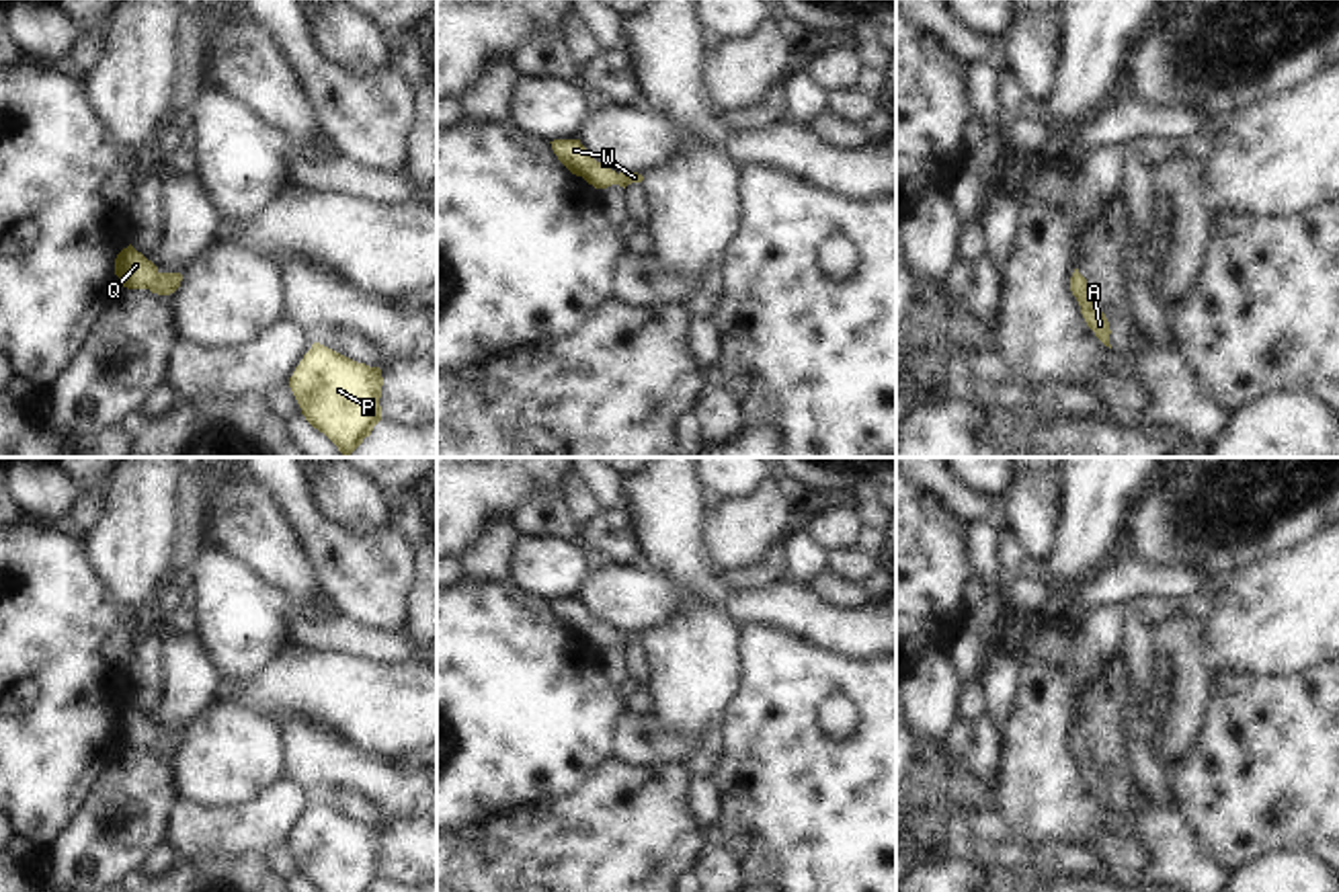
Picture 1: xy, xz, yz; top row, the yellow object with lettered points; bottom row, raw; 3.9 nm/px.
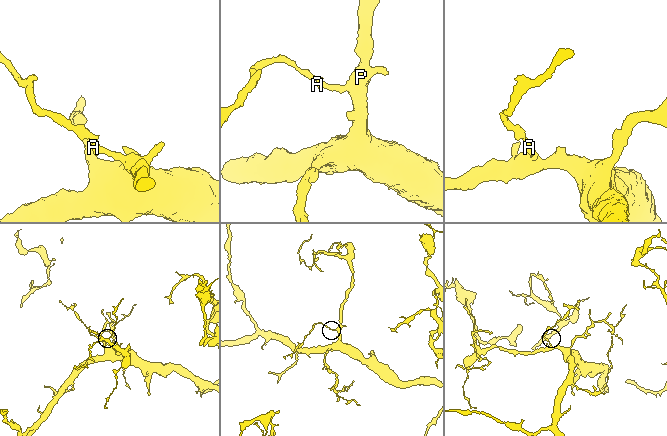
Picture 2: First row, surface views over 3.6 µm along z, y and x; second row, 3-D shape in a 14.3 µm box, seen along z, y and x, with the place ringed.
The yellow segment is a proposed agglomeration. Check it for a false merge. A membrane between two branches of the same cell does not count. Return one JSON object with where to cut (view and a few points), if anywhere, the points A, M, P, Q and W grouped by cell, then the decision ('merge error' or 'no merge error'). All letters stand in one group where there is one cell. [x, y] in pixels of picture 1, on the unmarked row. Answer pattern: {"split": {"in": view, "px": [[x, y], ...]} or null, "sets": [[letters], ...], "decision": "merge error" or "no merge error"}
{"split": null, "sets": [["A", "M", "P", "Q", "W"]], "decision": "no merge error"}

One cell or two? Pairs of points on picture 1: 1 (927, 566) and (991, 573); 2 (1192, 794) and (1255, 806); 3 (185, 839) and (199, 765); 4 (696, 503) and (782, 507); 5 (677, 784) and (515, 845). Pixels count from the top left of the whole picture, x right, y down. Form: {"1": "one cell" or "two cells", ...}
{"1": "two cells", "2": "one cell", "3": "two cells", "4": "two cells", "5": "one cell"}

